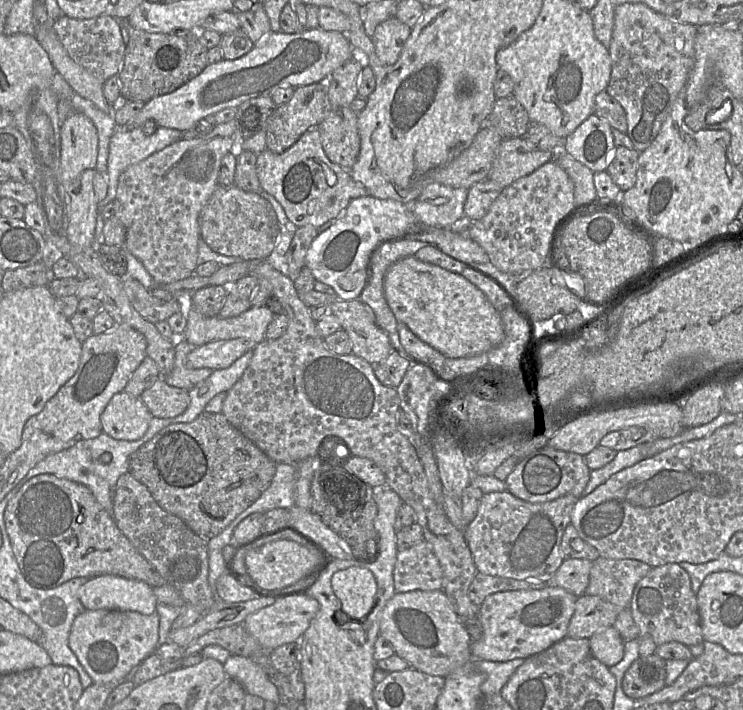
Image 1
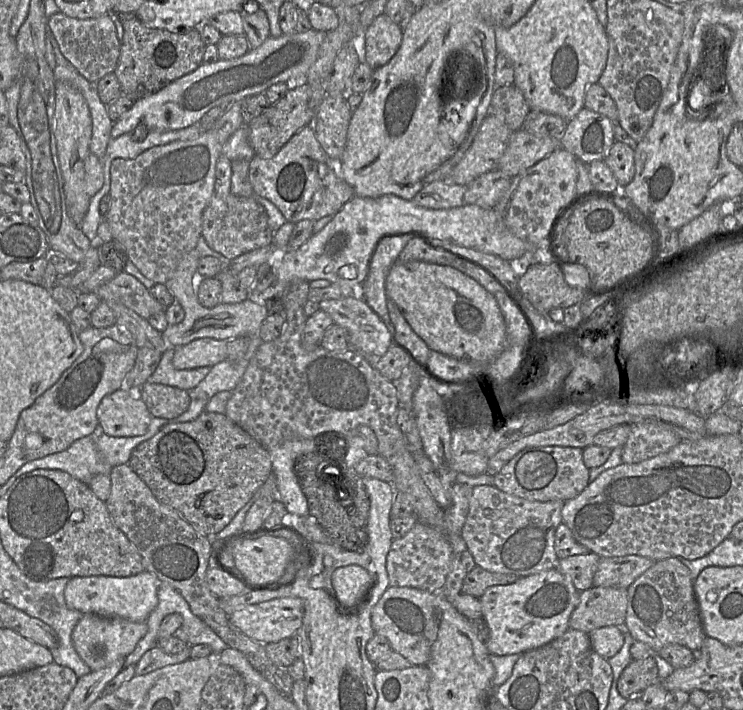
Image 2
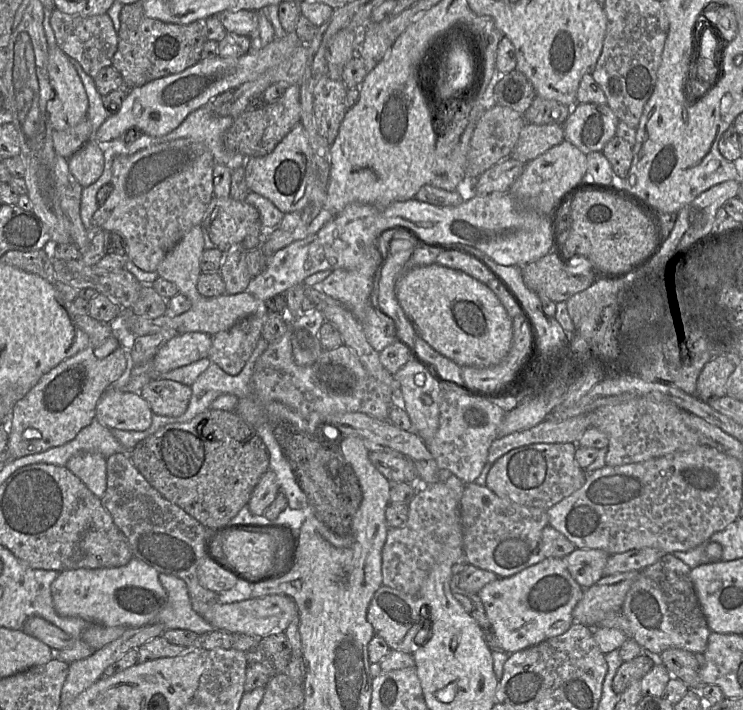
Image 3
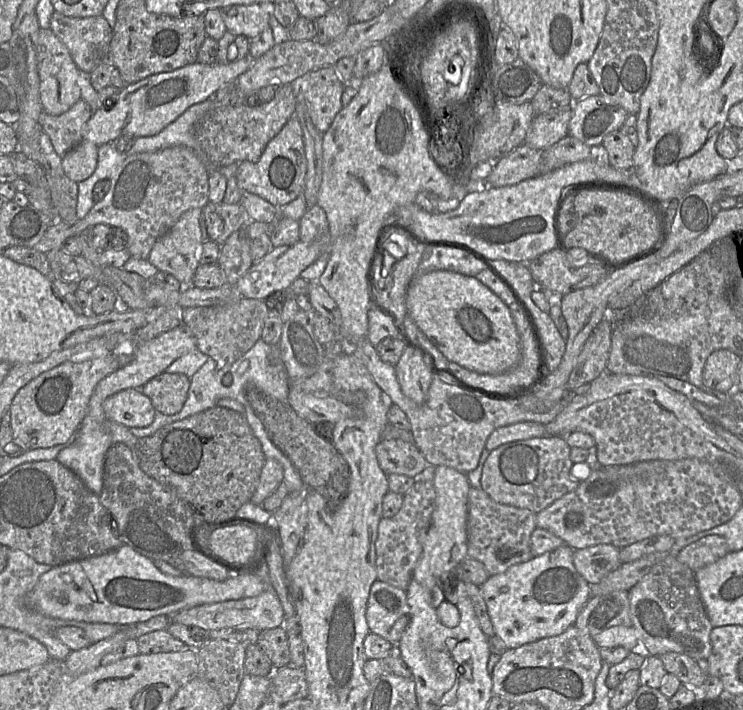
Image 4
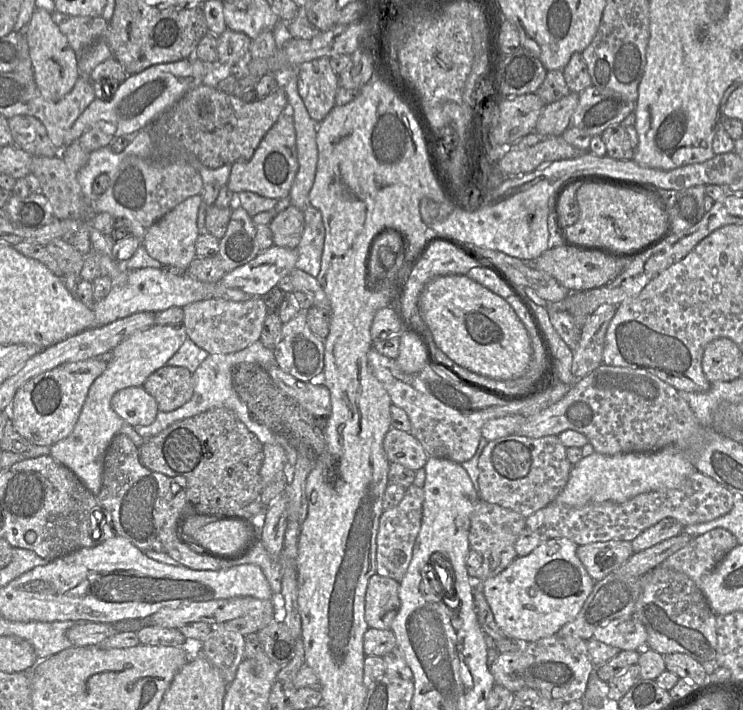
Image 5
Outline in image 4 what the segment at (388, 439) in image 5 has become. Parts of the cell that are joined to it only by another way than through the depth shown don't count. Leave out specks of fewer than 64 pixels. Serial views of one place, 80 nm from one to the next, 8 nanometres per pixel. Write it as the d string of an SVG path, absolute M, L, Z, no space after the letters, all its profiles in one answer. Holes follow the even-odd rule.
M381 440L375 449L380 468L387 474L415 478L429 464L414 443Z

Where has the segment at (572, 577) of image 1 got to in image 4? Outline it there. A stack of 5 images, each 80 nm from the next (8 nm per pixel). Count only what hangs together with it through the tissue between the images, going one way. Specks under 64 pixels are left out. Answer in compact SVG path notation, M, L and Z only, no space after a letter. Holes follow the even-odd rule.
M611 544L576 549L573 563L578 573L592 586L601 582L620 565L620 549Z

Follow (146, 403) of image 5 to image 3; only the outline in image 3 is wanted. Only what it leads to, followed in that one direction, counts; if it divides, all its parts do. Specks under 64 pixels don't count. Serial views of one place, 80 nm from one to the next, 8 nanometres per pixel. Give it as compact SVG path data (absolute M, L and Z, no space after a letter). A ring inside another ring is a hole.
M109 389L99 400L96 419L110 430L145 431L153 420L148 402L139 392Z

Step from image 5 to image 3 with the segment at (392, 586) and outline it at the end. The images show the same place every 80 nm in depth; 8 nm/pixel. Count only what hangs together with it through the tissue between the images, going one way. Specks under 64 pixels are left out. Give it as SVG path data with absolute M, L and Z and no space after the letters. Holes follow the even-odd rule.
M385 585L375 592L368 608L367 619L375 635L382 637L391 650L411 655L426 643L431 632L427 608L422 605L422 600Z

